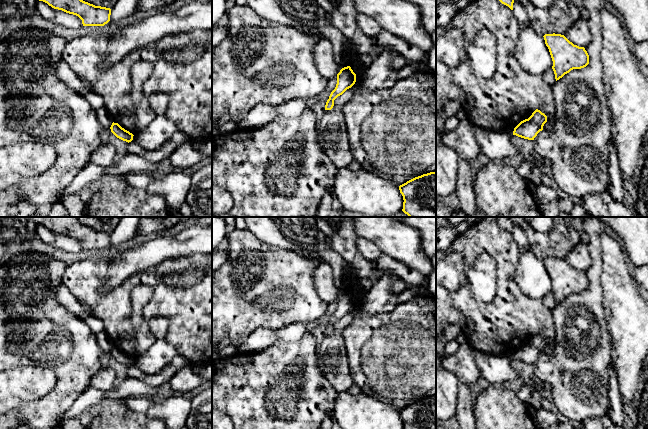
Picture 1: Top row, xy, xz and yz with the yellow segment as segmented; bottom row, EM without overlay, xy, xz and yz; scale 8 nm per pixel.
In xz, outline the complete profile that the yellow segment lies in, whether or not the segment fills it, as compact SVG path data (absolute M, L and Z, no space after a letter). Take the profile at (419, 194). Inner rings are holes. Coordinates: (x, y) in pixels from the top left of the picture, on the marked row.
M436 172L415 177L399 186L403 196L402 211L409 217L436 217Z

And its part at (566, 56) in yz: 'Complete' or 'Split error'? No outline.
Complete

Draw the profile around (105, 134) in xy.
M103 128L99 137L101 144L108 144L110 137L111 137L111 129Z

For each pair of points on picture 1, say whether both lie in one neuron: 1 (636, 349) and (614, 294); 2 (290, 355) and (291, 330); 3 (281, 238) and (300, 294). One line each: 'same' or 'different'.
1: same
2: different
3: different

